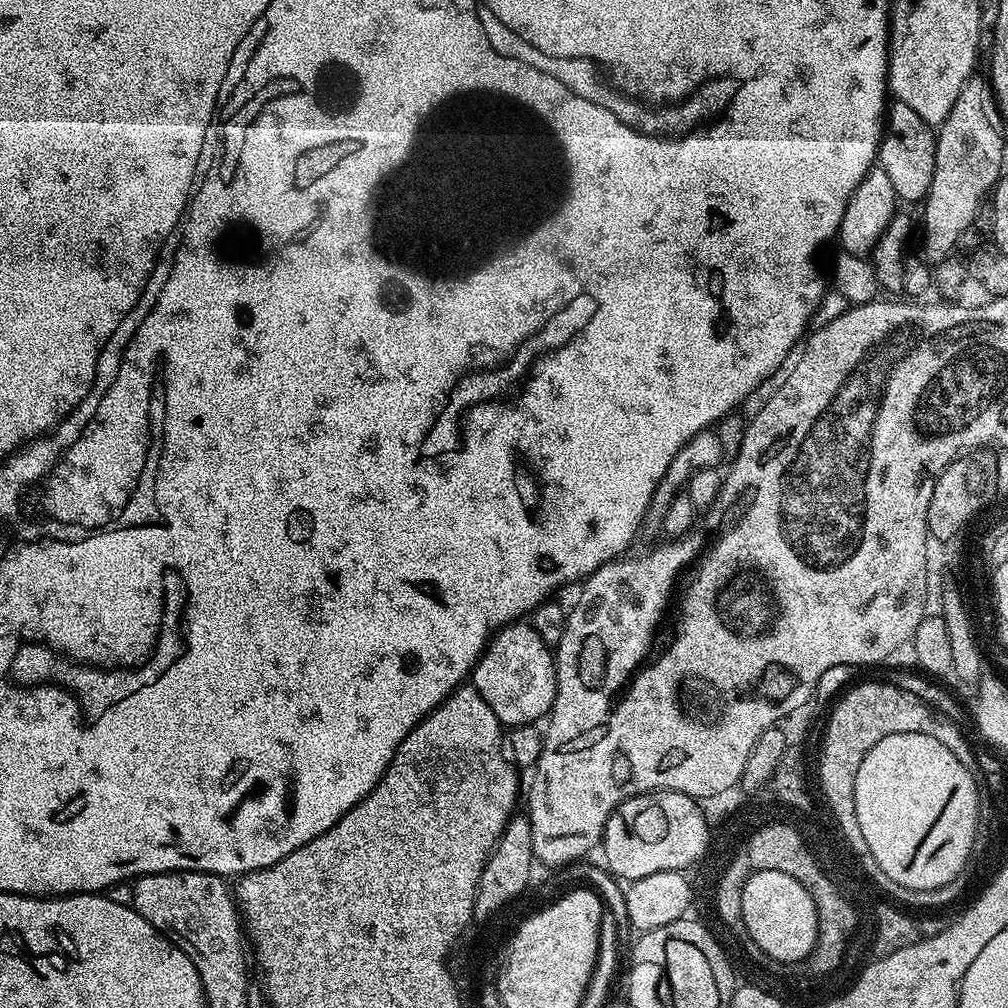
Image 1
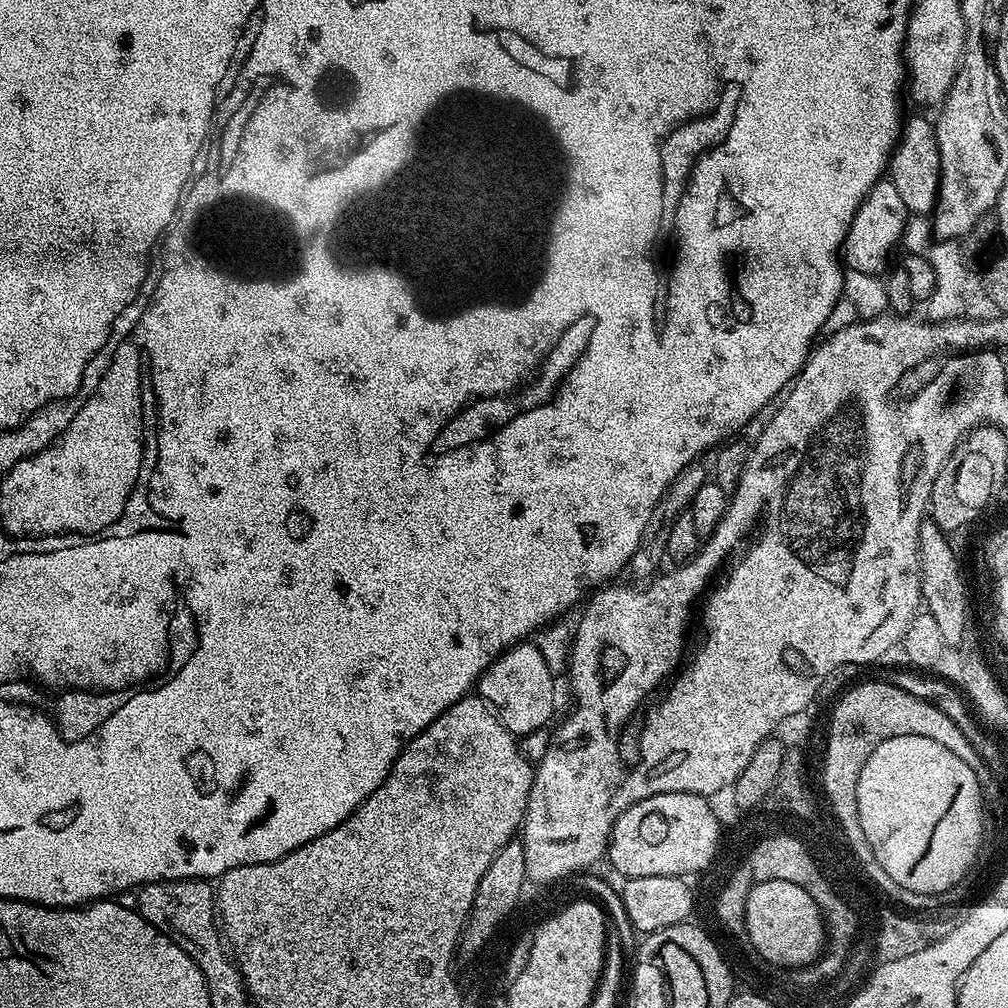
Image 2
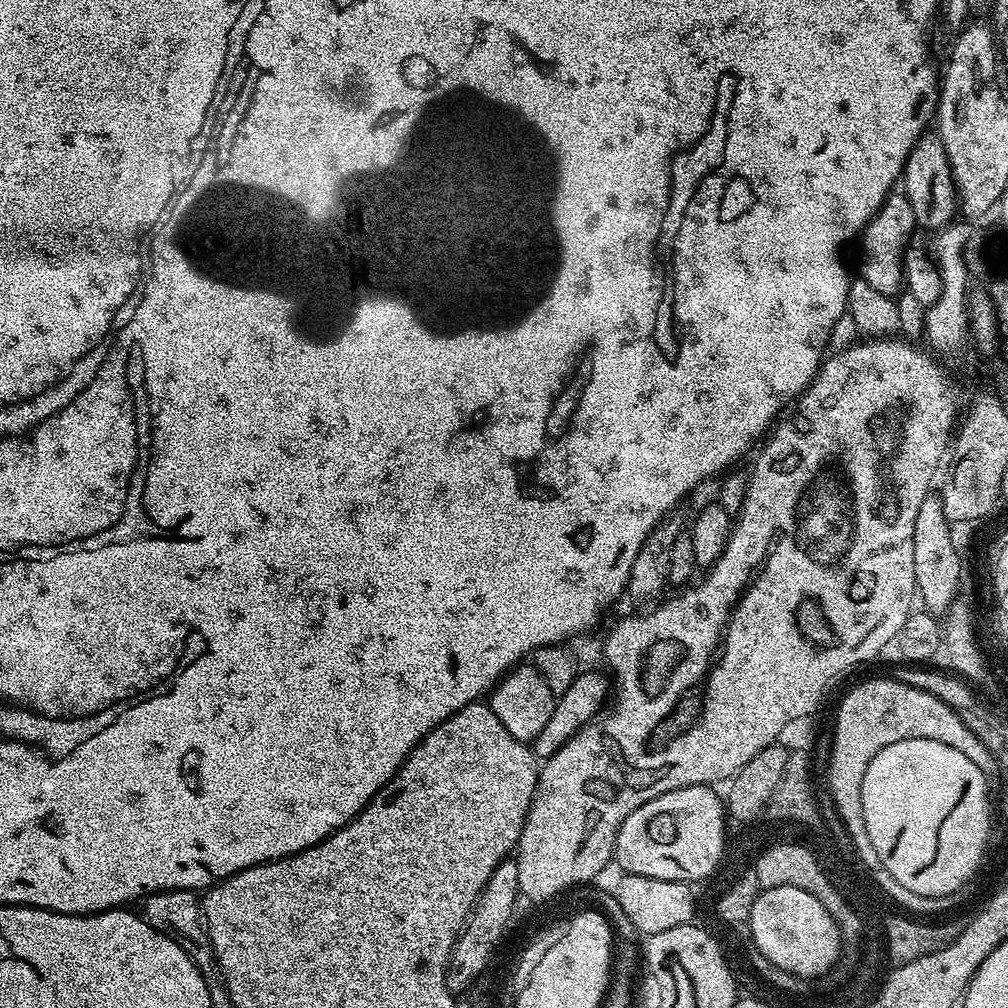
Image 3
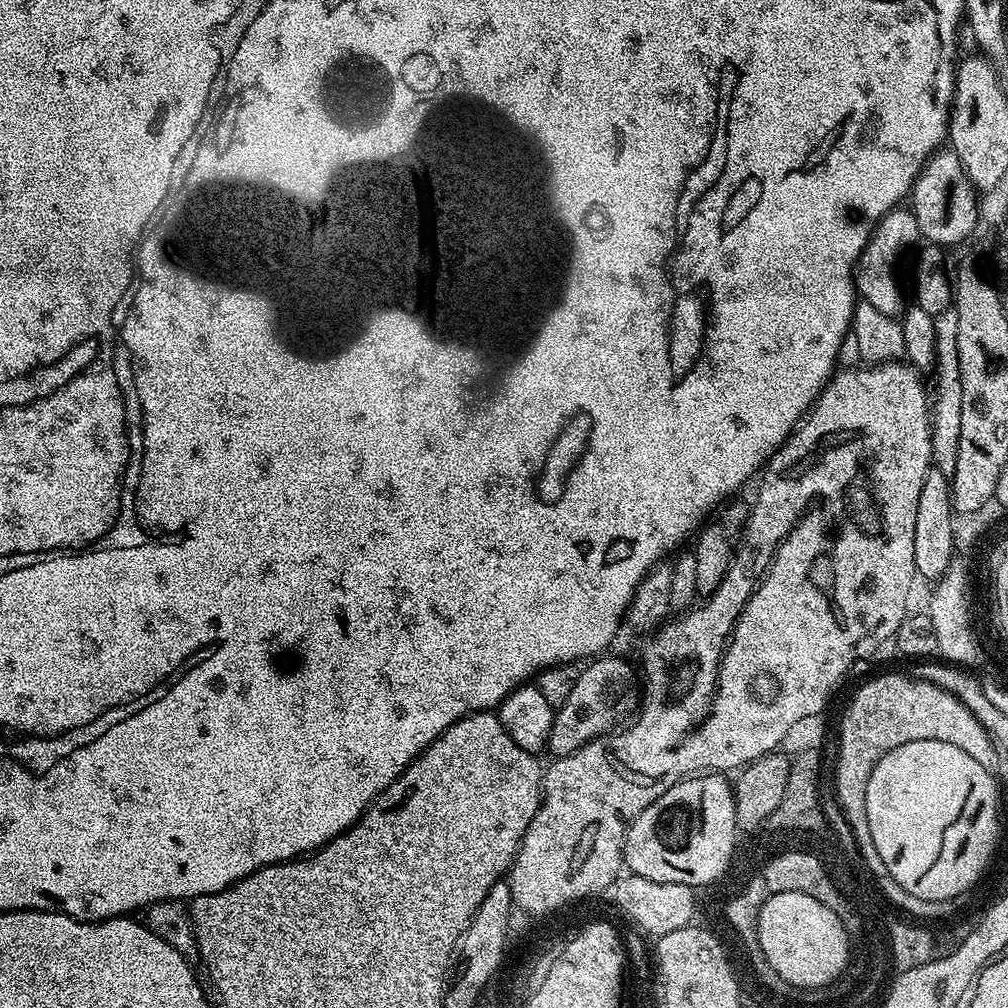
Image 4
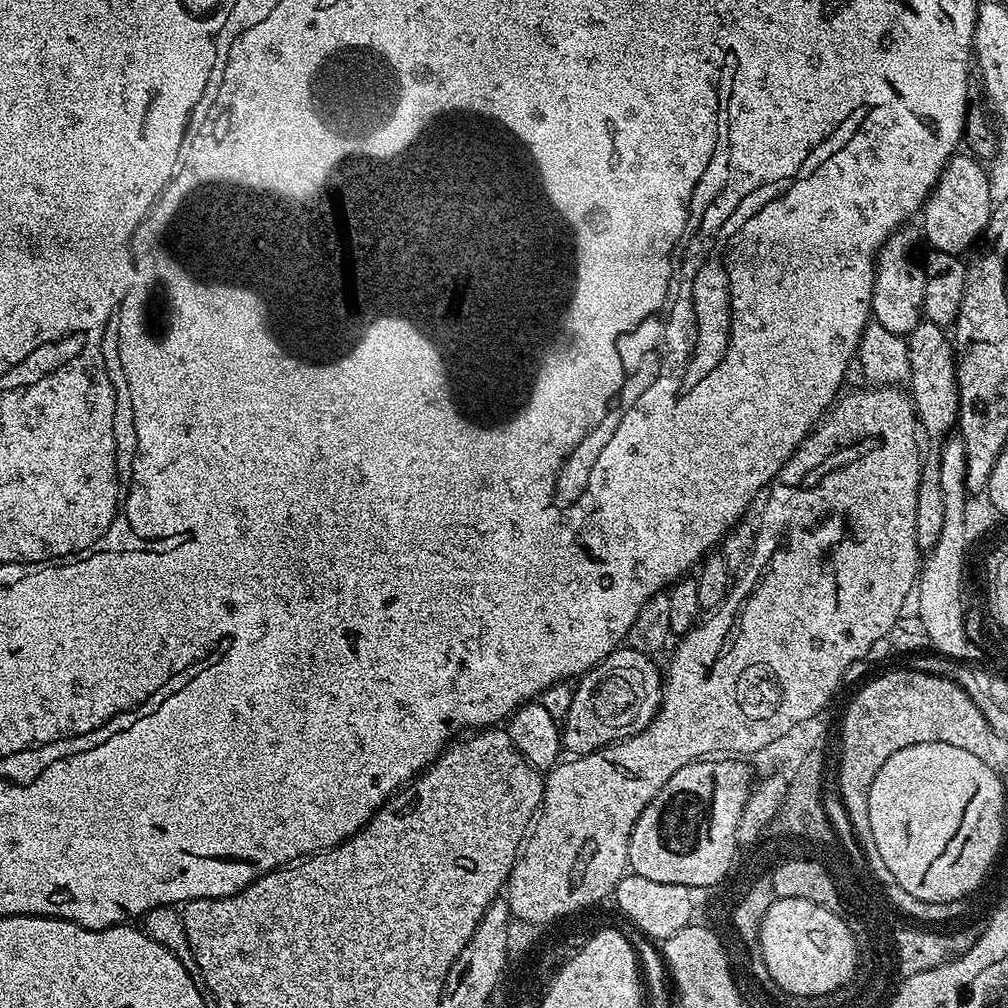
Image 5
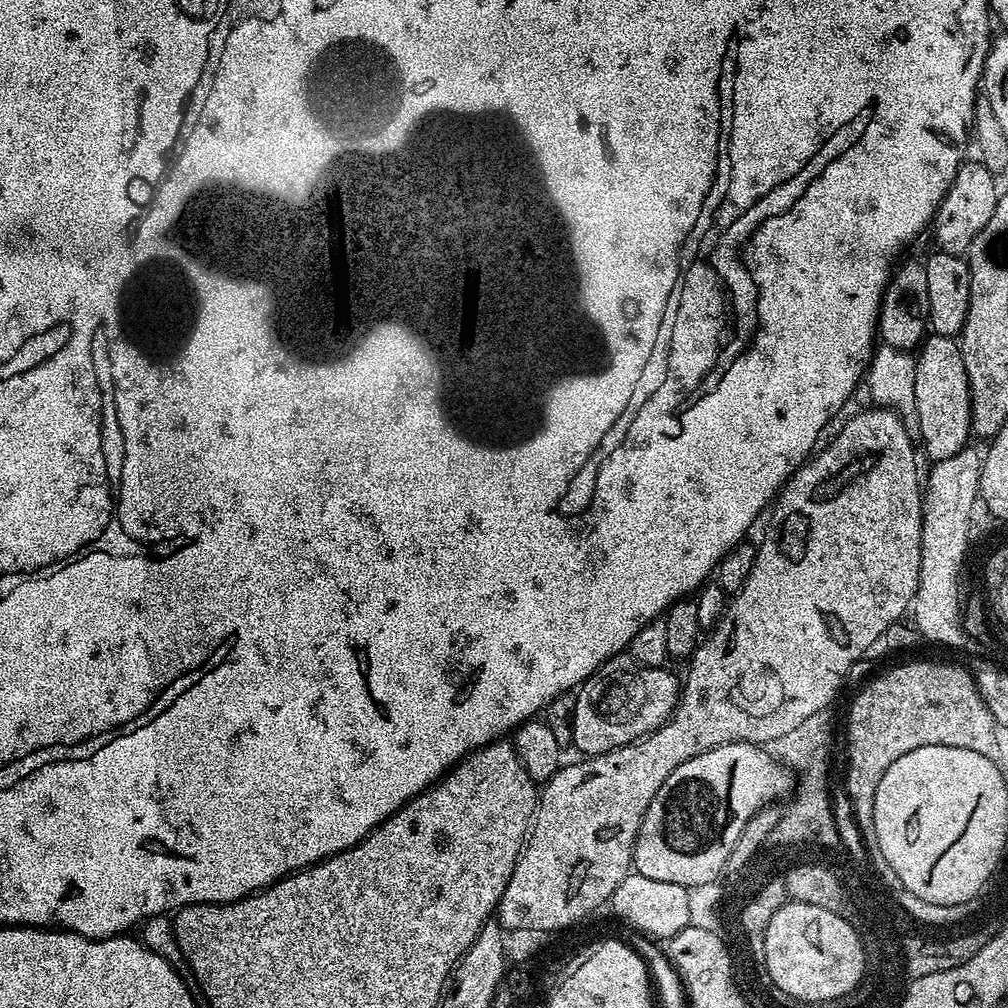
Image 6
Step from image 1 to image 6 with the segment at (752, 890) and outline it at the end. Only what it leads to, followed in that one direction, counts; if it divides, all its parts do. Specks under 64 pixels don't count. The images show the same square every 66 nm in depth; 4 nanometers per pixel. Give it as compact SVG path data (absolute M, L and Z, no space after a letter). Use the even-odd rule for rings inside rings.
M789 900L783 904L778 910L778 914L774 914L774 918L770 918L770 926L766 926L765 938L765 962L766 970L773 979L774 986L778 986L786 994L790 994L790 998L795 1000L805 1000L806 1002L826 1002L827 1000L837 1000L843 996L850 995L856 991L854 981L860 978L860 965L865 962L864 943L860 940L860 934L852 928L850 922L844 921L838 914L832 914L829 910L824 910L819 906L810 906L806 902L798 902L797 900Z

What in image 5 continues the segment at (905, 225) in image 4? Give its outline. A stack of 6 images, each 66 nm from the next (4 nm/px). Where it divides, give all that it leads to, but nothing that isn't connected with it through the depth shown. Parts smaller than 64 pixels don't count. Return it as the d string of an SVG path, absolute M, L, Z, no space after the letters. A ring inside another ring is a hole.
M901 226L893 232L892 236L888 239L882 247L880 247L880 251L876 253L876 277L874 278L874 282L872 283L872 315L871 319L878 325L885 328L885 330L890 330L890 334L894 334L895 336L902 336L907 338L910 334L910 330L914 330L914 326L918 326L921 322L921 319L924 315L924 269L922 267L921 261L916 260L916 236L918 240L918 232L912 229L912 226Z

